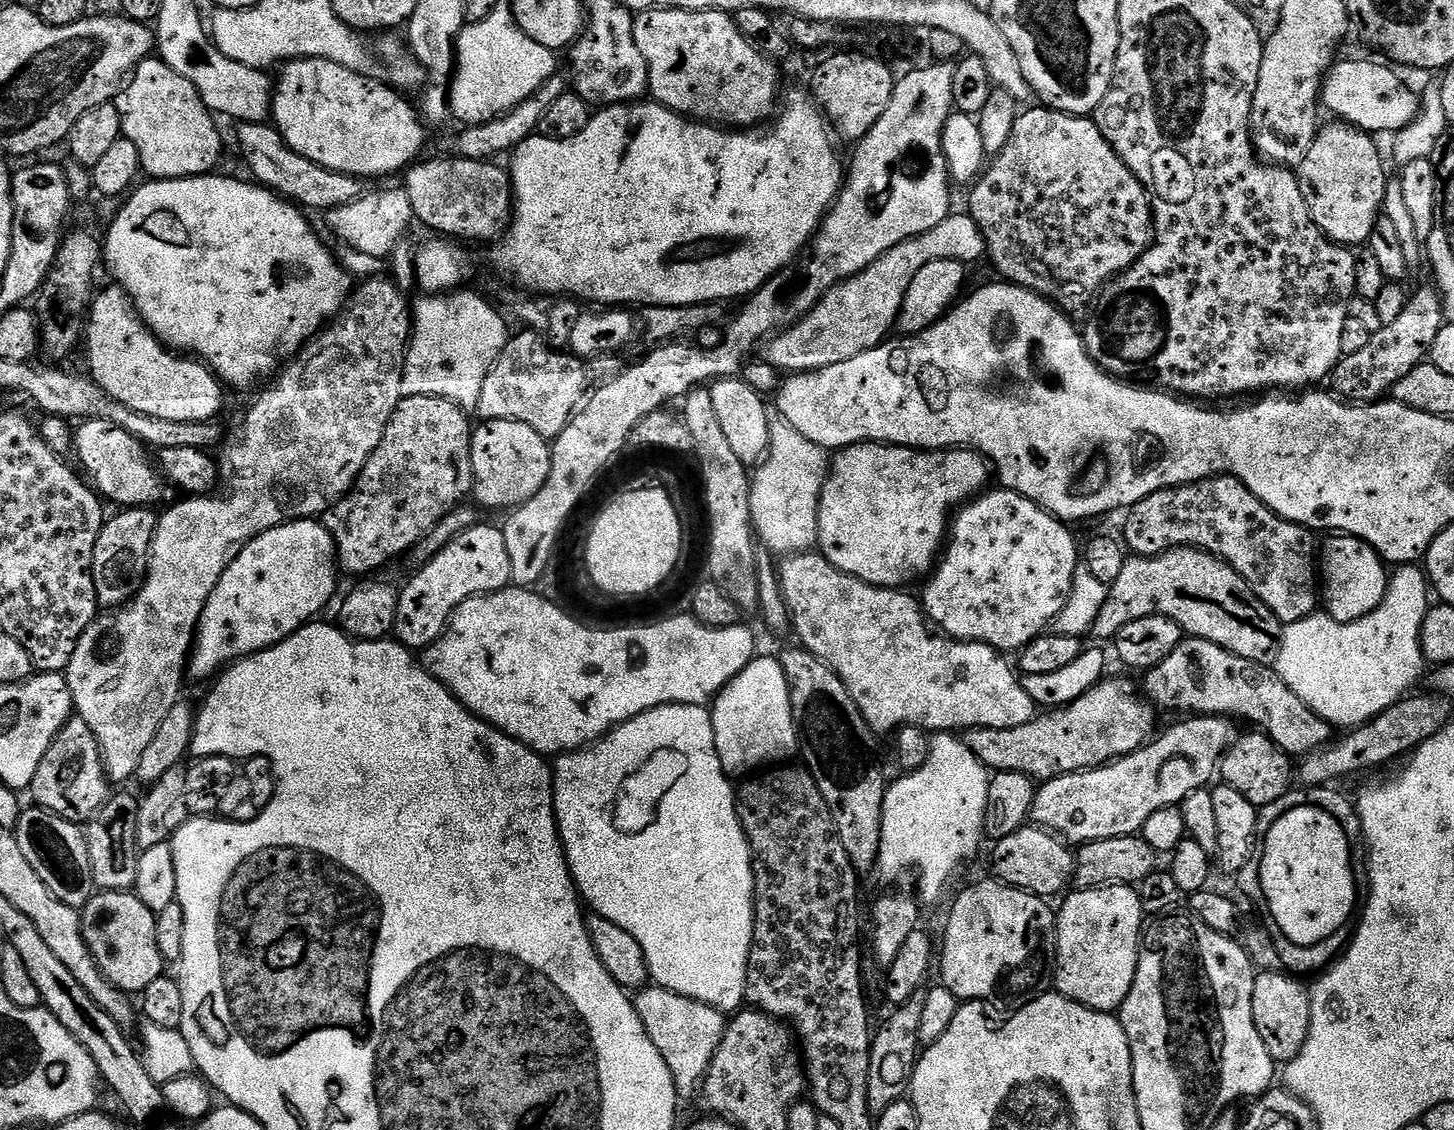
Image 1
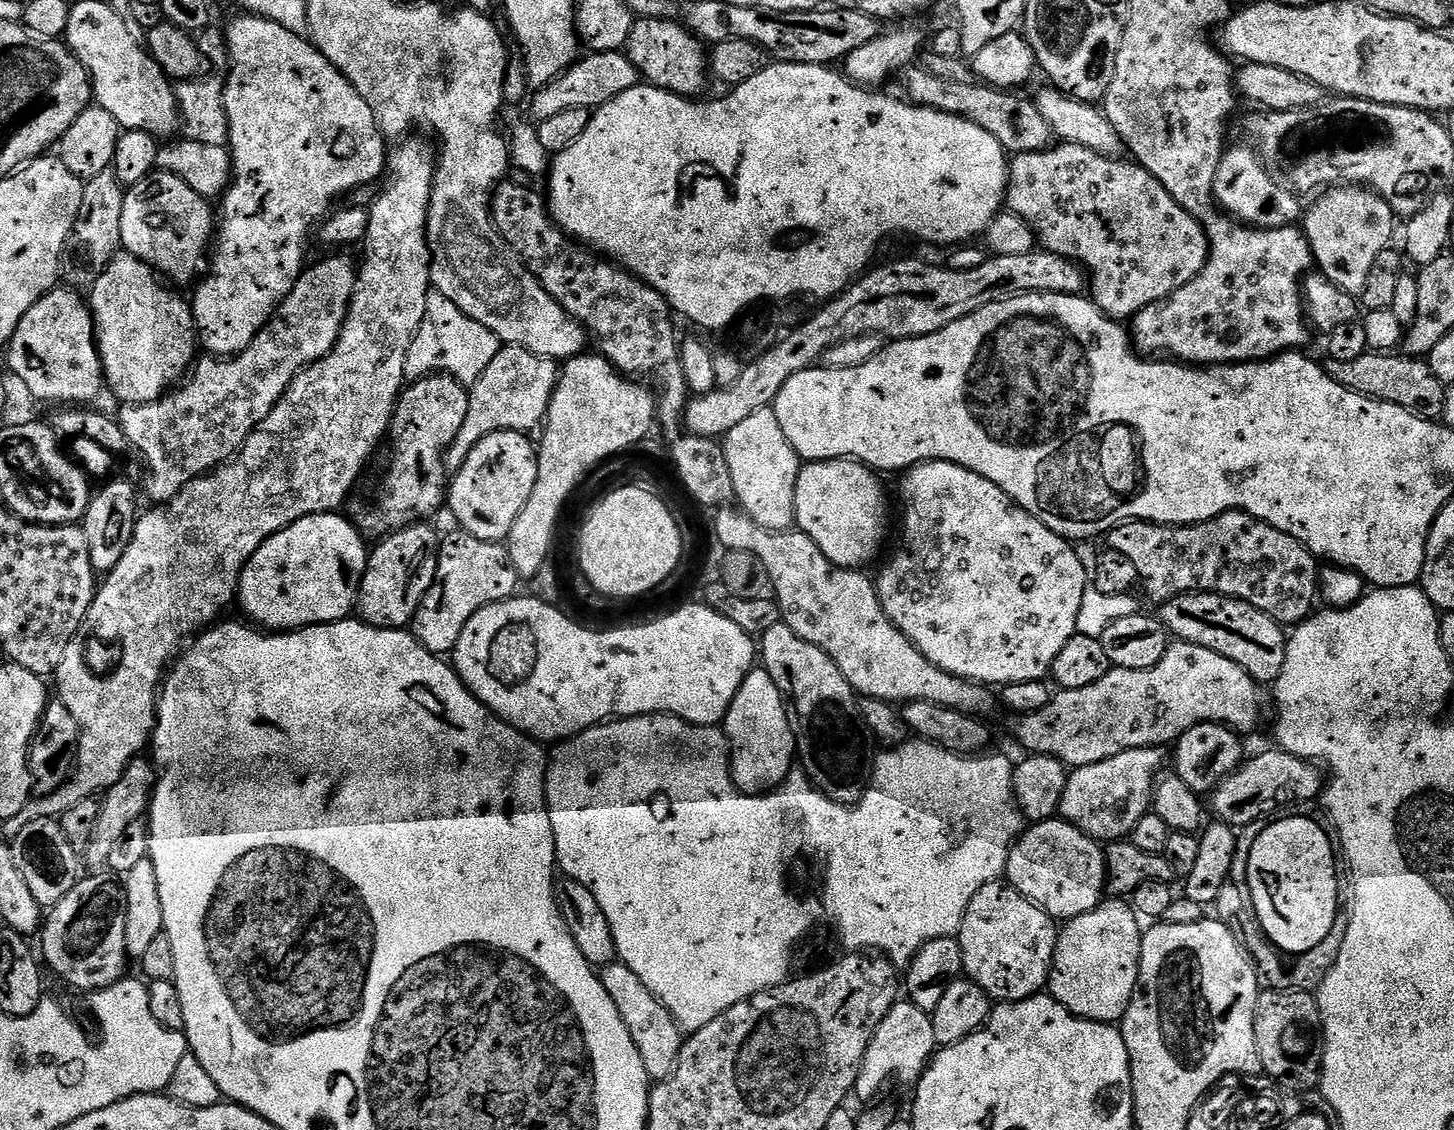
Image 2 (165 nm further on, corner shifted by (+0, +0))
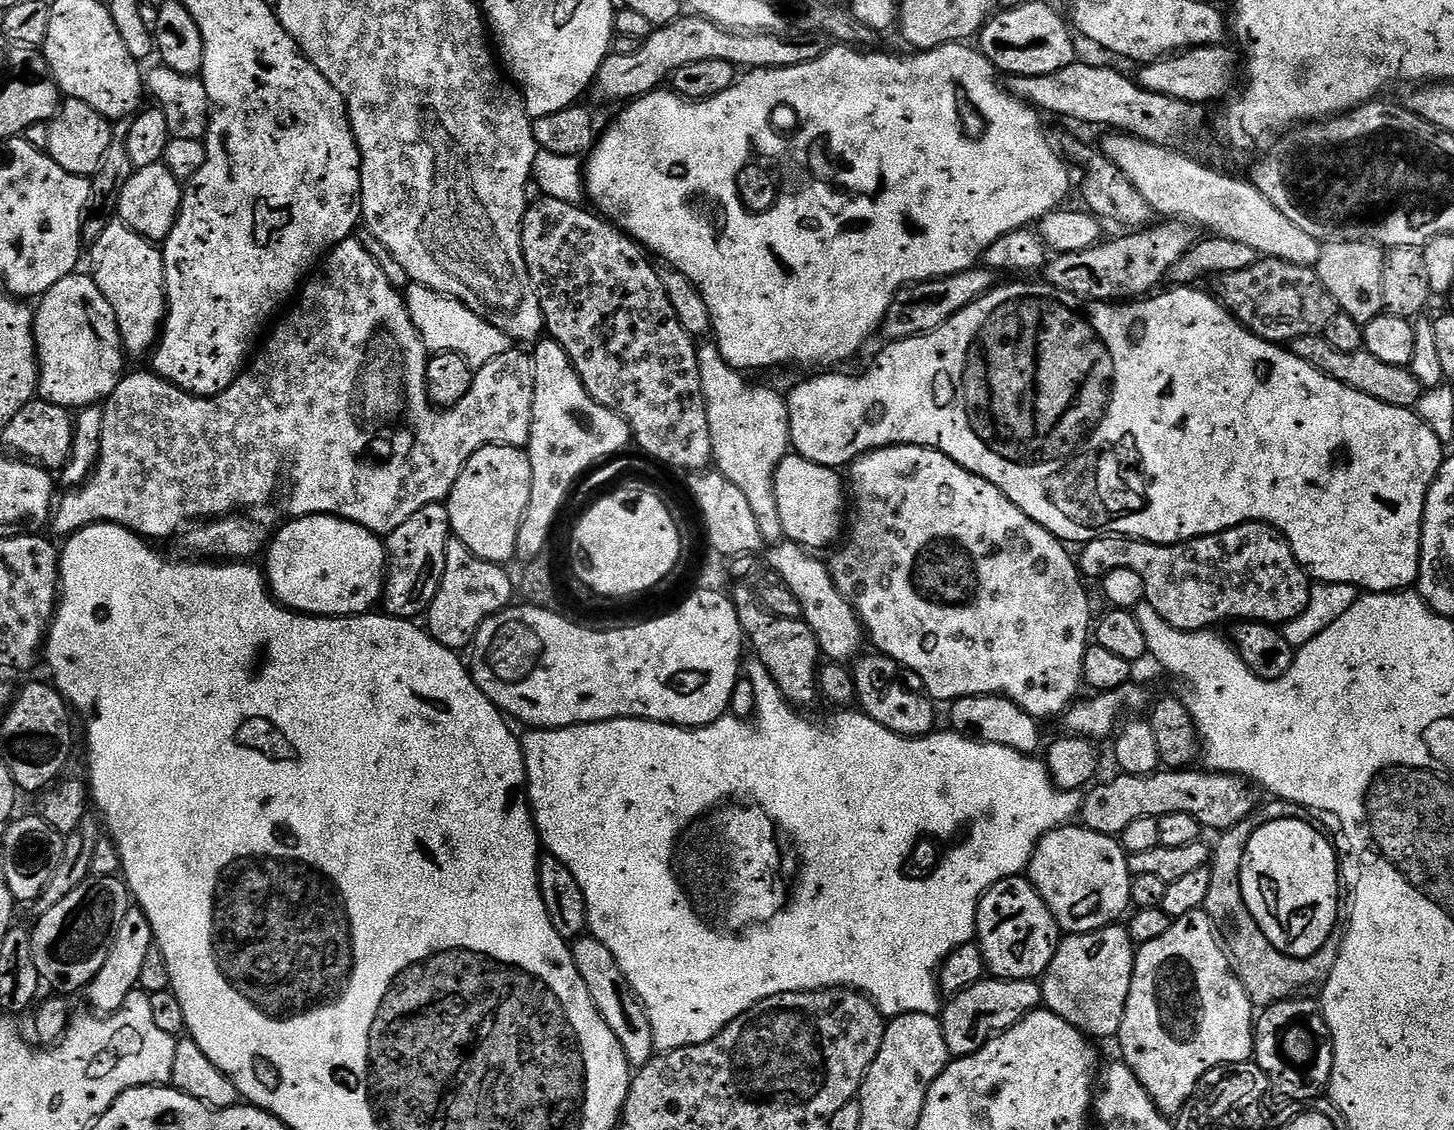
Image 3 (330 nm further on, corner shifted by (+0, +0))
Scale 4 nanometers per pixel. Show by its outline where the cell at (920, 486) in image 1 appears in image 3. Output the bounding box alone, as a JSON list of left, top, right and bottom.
[776,454,846,550]

